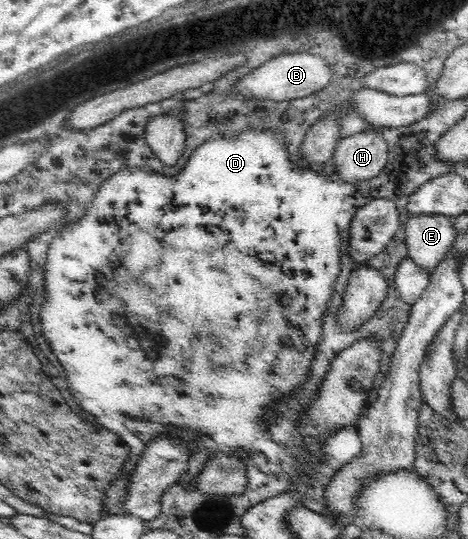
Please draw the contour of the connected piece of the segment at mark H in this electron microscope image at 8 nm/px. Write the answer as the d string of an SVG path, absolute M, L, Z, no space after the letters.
M376 131L356 133L338 140L331 164L350 185L378 176L386 164L386 141Z

